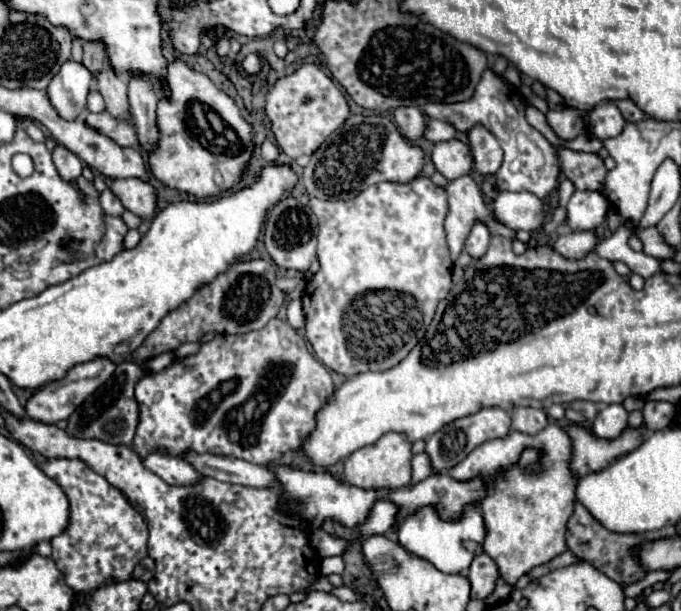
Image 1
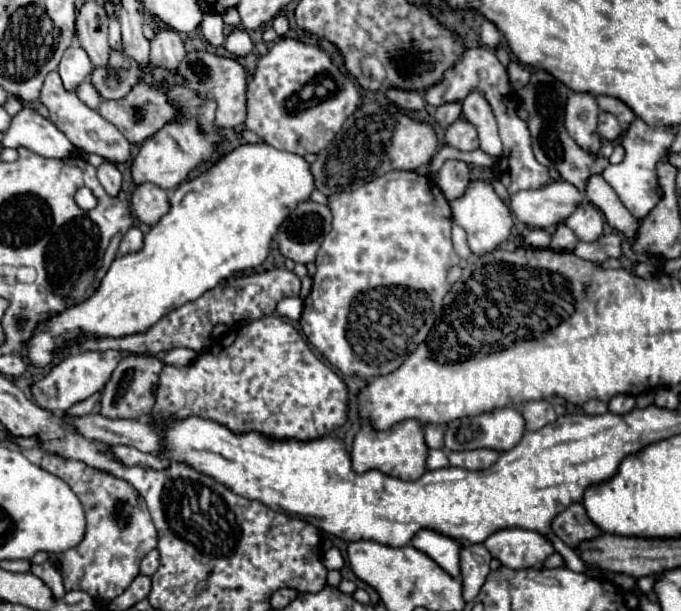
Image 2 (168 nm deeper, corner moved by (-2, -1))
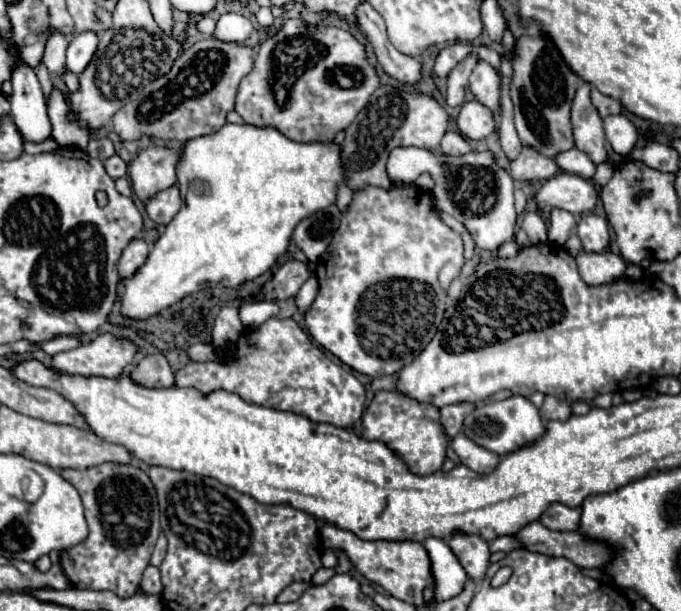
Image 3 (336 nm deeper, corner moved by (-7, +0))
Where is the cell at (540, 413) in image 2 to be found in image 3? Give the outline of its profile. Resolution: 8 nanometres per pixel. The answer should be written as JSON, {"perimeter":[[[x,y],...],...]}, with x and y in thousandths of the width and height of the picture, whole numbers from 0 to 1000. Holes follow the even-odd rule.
{"perimeter":[[[802,648],[796,661],[796,684],[805,687],[834,687],[840,681],[840,668],[831,655],[822,655],[816,648]]]}

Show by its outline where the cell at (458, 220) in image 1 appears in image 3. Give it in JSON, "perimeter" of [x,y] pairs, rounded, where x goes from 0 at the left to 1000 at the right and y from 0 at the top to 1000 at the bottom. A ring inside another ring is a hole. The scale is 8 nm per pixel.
{"perimeter":[[[658,213],[646,232],[646,245],[652,252],[664,252],[664,255],[675,255],[675,252],[684,252],[693,245],[690,232],[684,229],[684,223],[678,223],[675,216],[667,216],[667,213]]]}

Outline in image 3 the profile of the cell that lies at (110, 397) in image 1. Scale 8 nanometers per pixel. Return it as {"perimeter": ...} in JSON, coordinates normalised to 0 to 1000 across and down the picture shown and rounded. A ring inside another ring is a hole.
{"perimeter":[[[220,579],[203,589],[191,619],[214,635],[247,635],[256,628],[256,609],[238,579]]]}

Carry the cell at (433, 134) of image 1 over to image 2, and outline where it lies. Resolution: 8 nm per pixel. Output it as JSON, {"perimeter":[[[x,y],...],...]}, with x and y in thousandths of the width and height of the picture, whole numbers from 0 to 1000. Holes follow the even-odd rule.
{"perimeter":[[[653,169],[639,182],[639,198],[656,211],[659,205],[665,205],[671,195],[677,191],[677,172],[674,169]]]}

